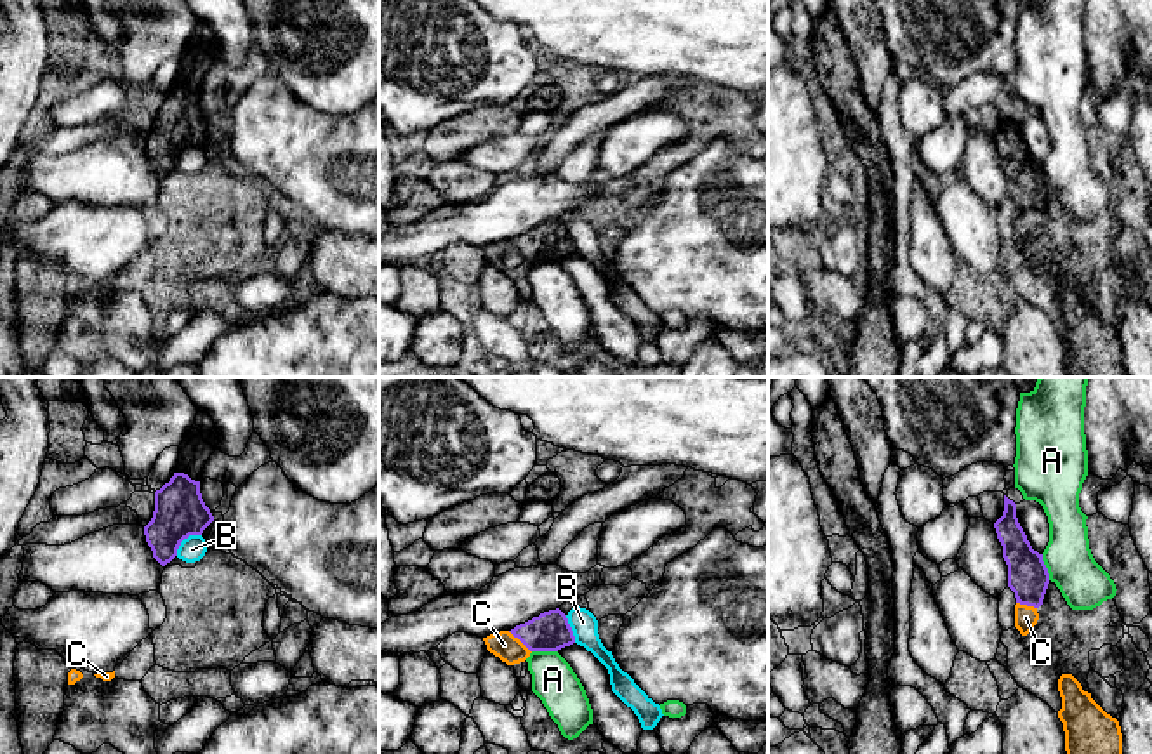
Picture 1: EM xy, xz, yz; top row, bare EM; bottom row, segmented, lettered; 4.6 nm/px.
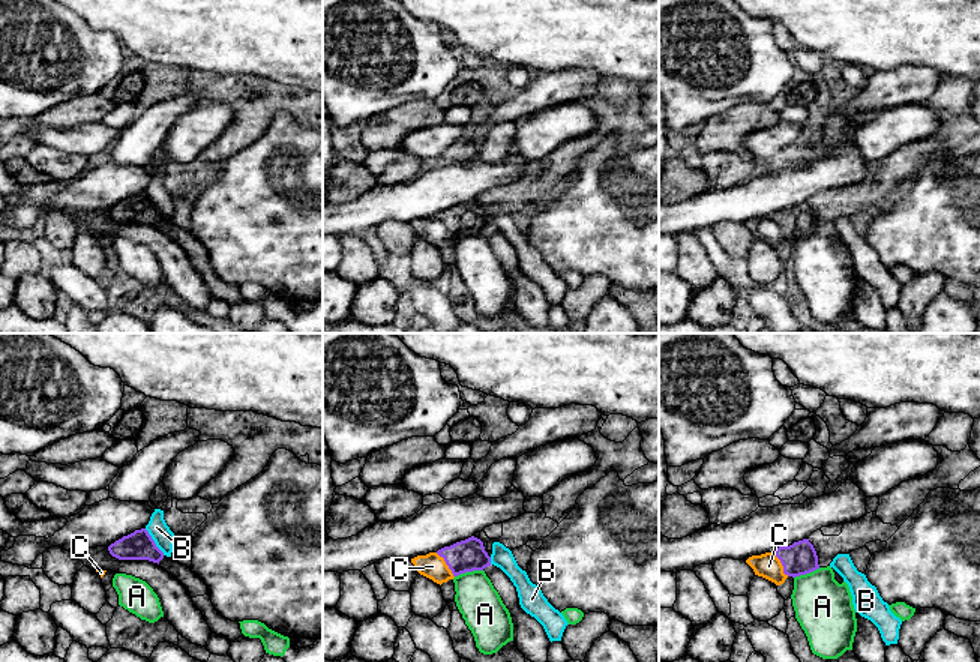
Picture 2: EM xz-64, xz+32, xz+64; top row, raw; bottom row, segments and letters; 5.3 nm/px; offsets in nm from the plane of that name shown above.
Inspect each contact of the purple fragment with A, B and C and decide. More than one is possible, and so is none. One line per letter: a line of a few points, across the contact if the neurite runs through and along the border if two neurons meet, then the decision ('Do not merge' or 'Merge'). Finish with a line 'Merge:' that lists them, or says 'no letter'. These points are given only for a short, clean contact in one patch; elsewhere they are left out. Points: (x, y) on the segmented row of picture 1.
A: Line: xz (532, 650), (556, 652). Do not merge
B: Line: xy (200, 534), (190, 534), (176, 555). Do not merge
C: Line: xz (549, 631), (520, 640), (504, 645). Merge
Merge: C

